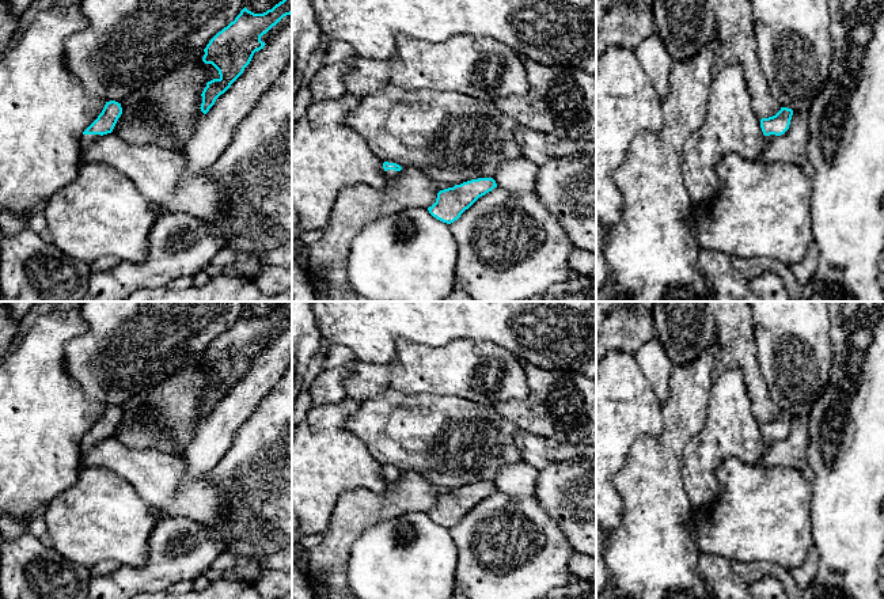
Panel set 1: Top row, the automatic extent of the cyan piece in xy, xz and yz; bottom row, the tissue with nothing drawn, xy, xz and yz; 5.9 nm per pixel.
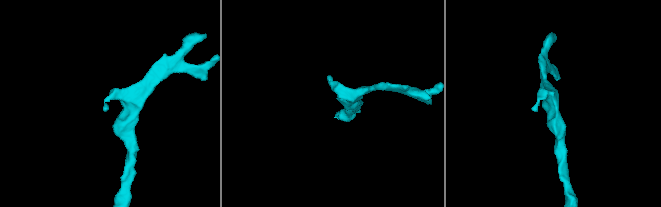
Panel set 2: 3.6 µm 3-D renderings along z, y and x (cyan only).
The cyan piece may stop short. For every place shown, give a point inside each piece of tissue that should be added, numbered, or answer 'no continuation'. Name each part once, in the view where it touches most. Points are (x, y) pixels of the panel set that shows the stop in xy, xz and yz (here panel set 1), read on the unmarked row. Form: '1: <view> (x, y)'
1: xy (86, 443)

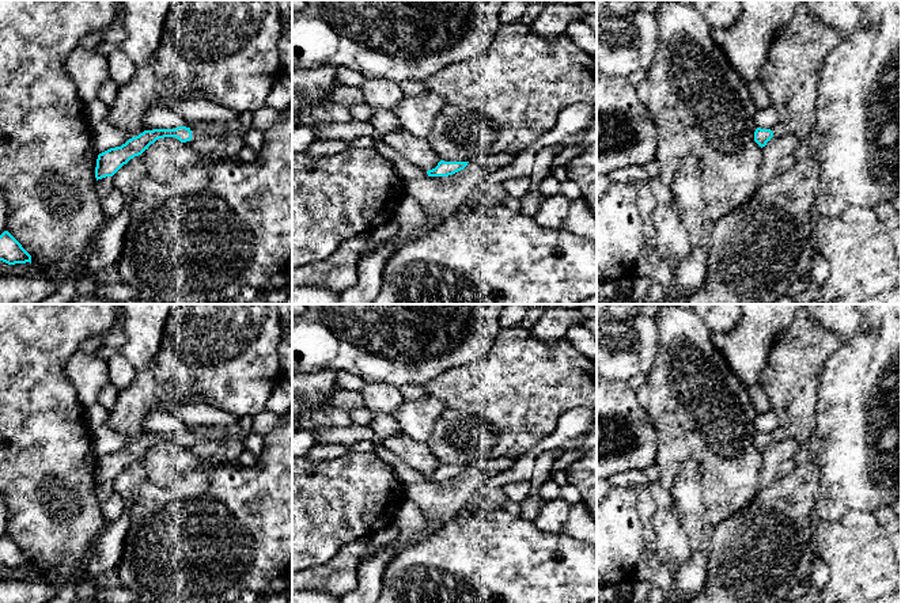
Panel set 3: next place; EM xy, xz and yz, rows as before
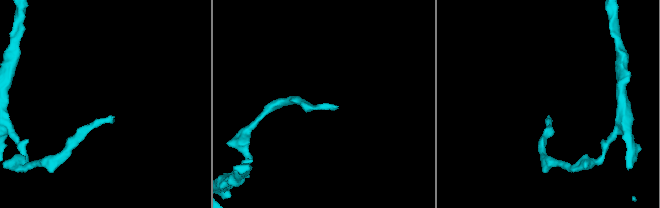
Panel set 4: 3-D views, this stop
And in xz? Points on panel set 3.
no continuation

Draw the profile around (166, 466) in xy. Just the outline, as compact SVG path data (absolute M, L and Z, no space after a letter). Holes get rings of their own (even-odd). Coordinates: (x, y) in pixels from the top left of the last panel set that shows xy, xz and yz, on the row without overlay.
M175 441L156 444L139 460L145 464L148 477L160 486L170 485L190 471L213 469L209 462Z

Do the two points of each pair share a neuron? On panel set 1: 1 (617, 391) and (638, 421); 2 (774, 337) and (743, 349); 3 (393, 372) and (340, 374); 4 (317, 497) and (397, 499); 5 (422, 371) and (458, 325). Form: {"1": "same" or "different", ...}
{"1": "same", "2": "different", "3": "different", "4": "different", "5": "different"}

